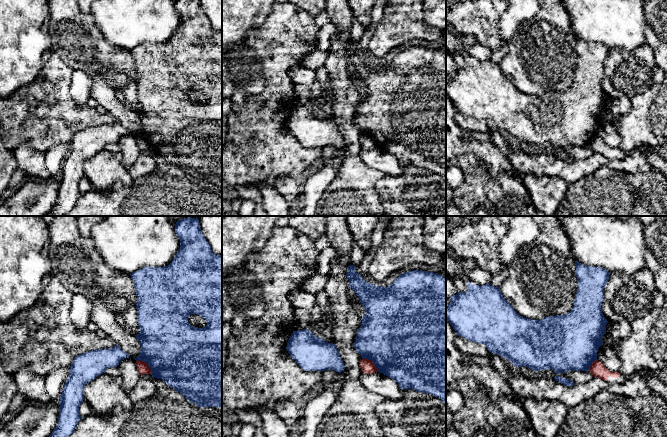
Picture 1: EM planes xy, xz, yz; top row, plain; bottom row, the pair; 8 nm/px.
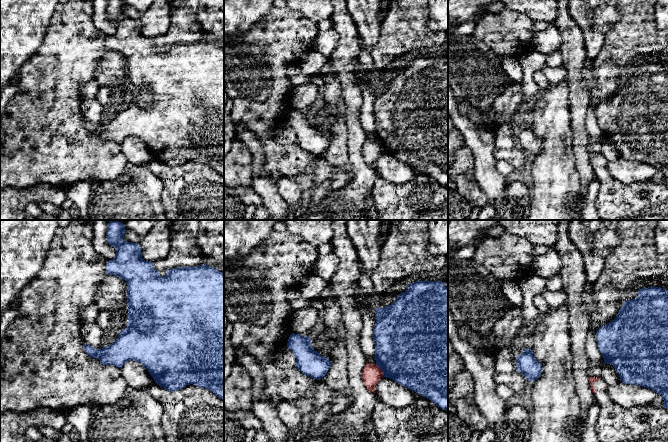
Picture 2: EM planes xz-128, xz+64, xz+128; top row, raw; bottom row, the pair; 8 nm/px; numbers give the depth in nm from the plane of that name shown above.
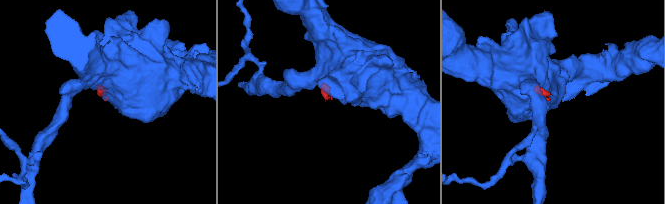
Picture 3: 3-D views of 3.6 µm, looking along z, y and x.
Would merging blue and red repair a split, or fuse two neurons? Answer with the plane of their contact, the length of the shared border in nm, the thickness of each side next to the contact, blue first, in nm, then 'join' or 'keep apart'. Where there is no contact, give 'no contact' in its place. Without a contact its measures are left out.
xy | 170 nm | 500/90 nm | keep apart

